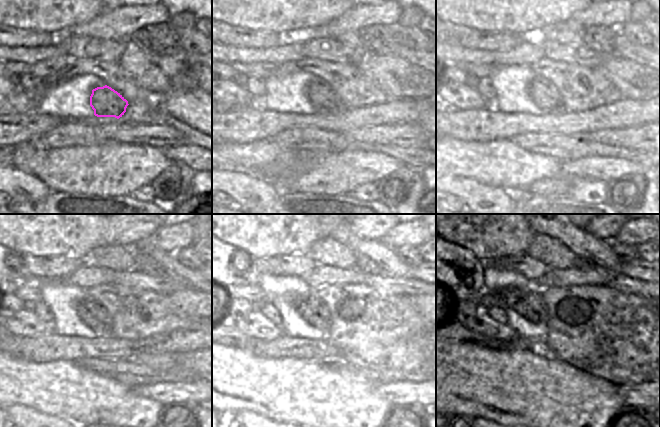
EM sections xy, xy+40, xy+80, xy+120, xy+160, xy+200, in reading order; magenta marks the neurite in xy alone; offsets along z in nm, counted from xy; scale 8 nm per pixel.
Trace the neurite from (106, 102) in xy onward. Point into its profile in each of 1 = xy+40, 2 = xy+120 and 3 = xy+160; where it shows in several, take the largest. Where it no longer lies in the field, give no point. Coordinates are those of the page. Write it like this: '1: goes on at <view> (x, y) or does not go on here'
1: goes on at xy+40 (326, 101)
2: goes on at xy+120 (96, 316)
3: goes on at xy+160 (313, 310)

